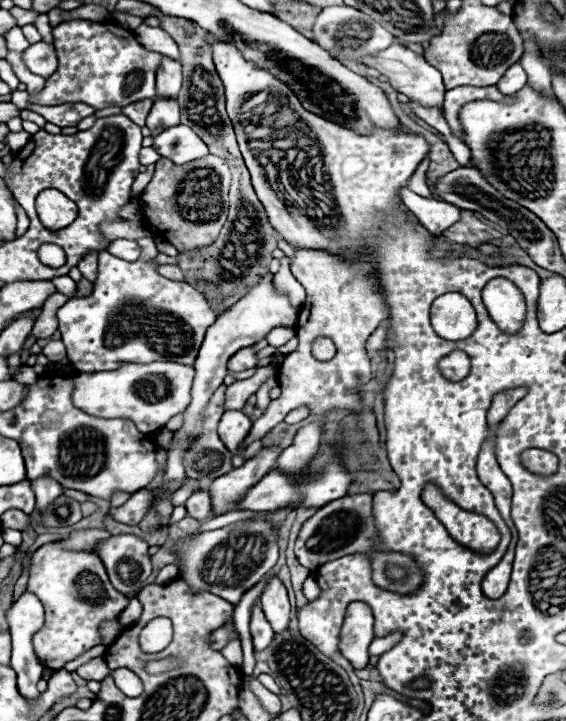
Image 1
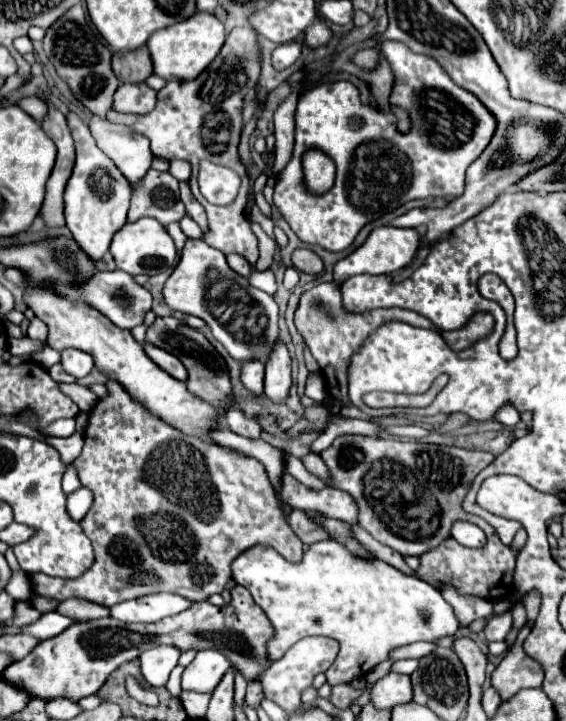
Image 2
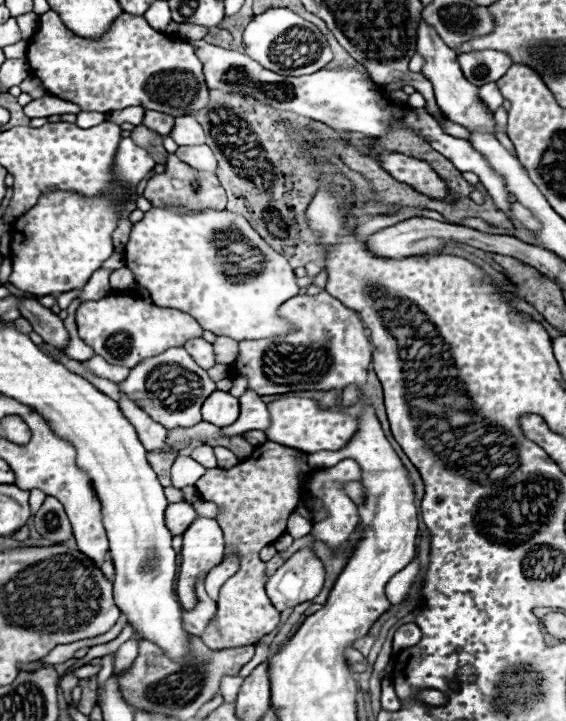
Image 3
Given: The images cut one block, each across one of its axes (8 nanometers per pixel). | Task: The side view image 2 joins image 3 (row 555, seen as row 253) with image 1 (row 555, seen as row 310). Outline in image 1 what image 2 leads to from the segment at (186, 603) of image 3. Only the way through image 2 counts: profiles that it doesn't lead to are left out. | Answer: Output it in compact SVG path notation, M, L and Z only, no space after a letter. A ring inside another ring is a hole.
M250 518L250 520L236 522L236 524L218 528L218 530L192 534L190 538L186 538L184 544L178 546L178 550L180 550L178 562L182 566L182 572L180 572L182 580L186 580L196 590L212 592L236 606L240 602L240 598L244 596L244 592L254 588L274 568L274 564L278 560L278 530L274 530L270 520L266 520L266 518Z

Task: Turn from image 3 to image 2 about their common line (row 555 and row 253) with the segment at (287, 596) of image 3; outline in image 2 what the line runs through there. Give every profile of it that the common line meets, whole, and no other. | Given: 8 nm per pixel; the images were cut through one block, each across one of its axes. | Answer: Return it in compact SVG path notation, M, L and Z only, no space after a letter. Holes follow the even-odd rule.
M308 248L294 250L292 262L294 262L294 268L296 268L296 270L302 270L302 272L306 272L306 274L318 276L318 274L324 270L320 256L316 256L316 254L314 254L312 250L308 250Z

